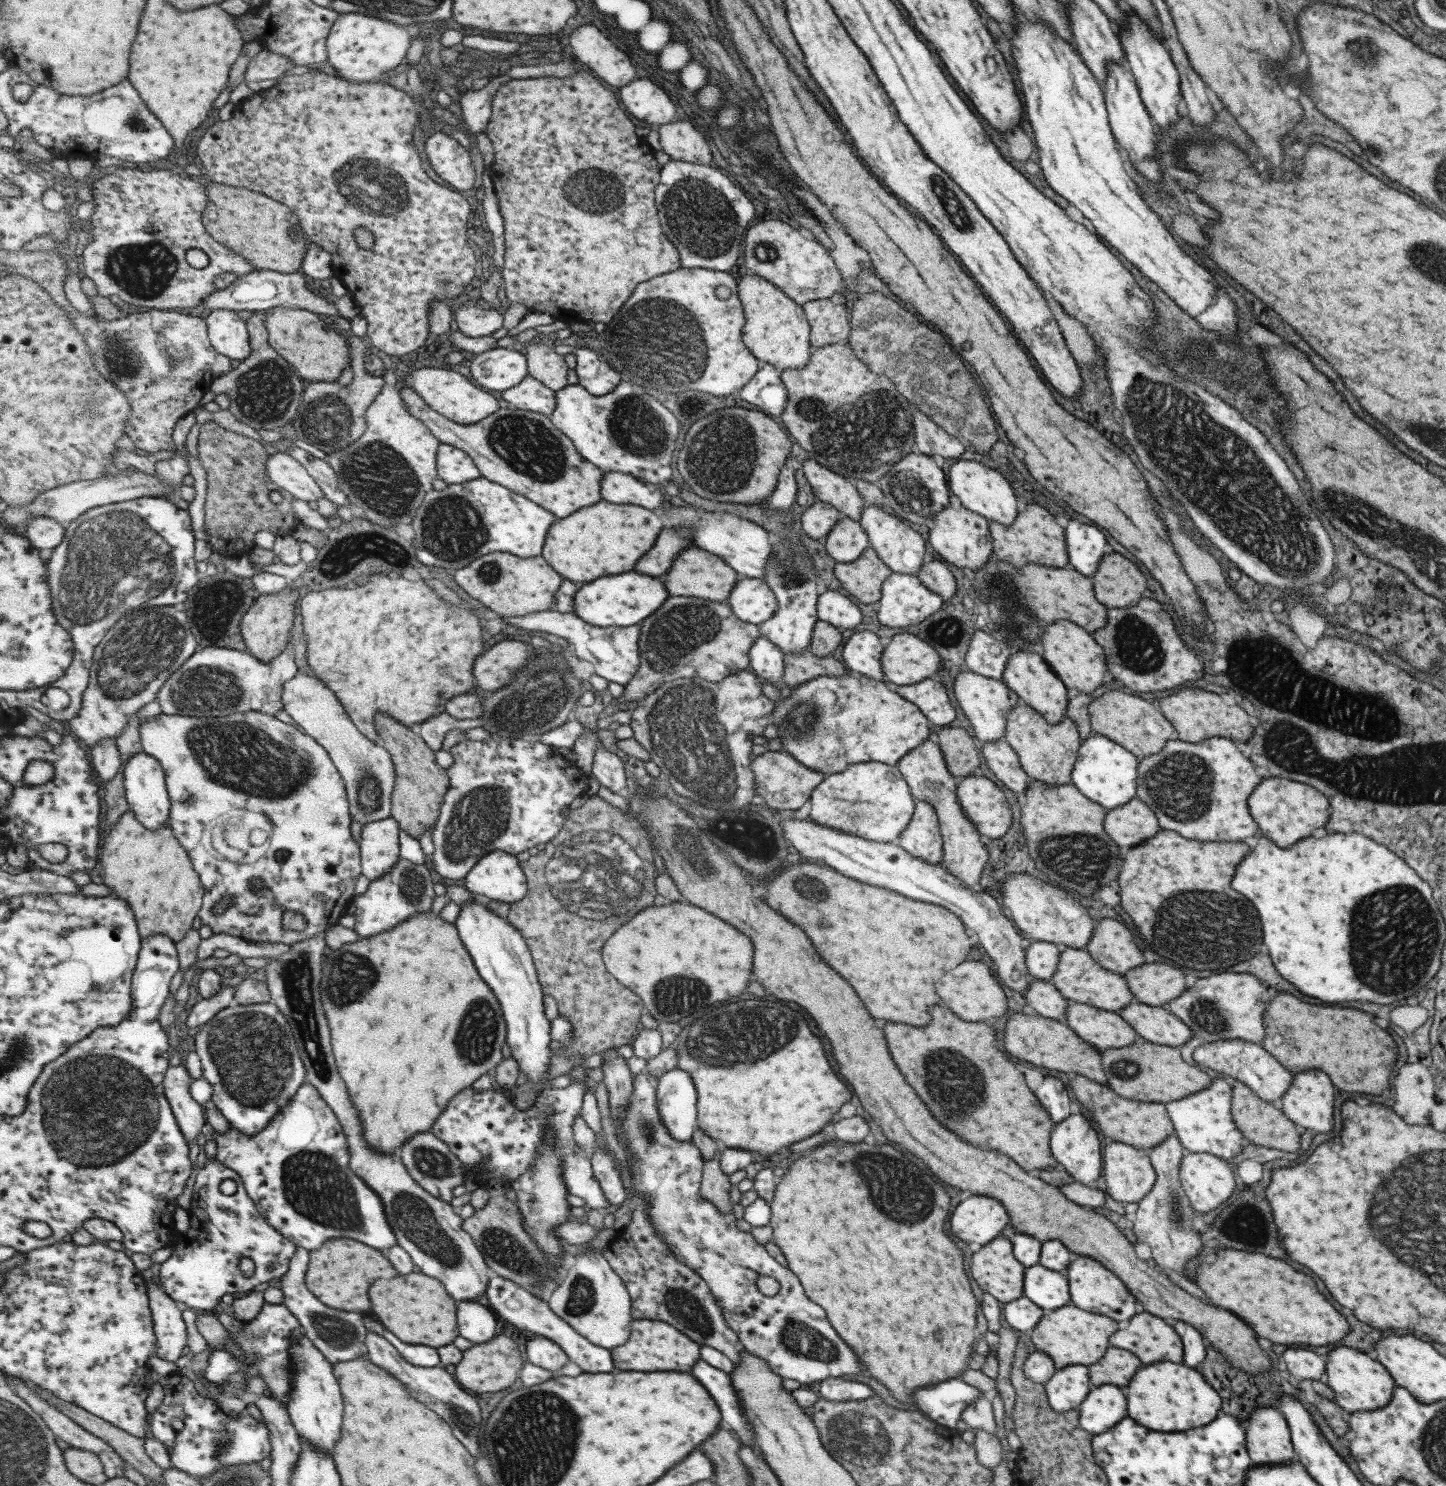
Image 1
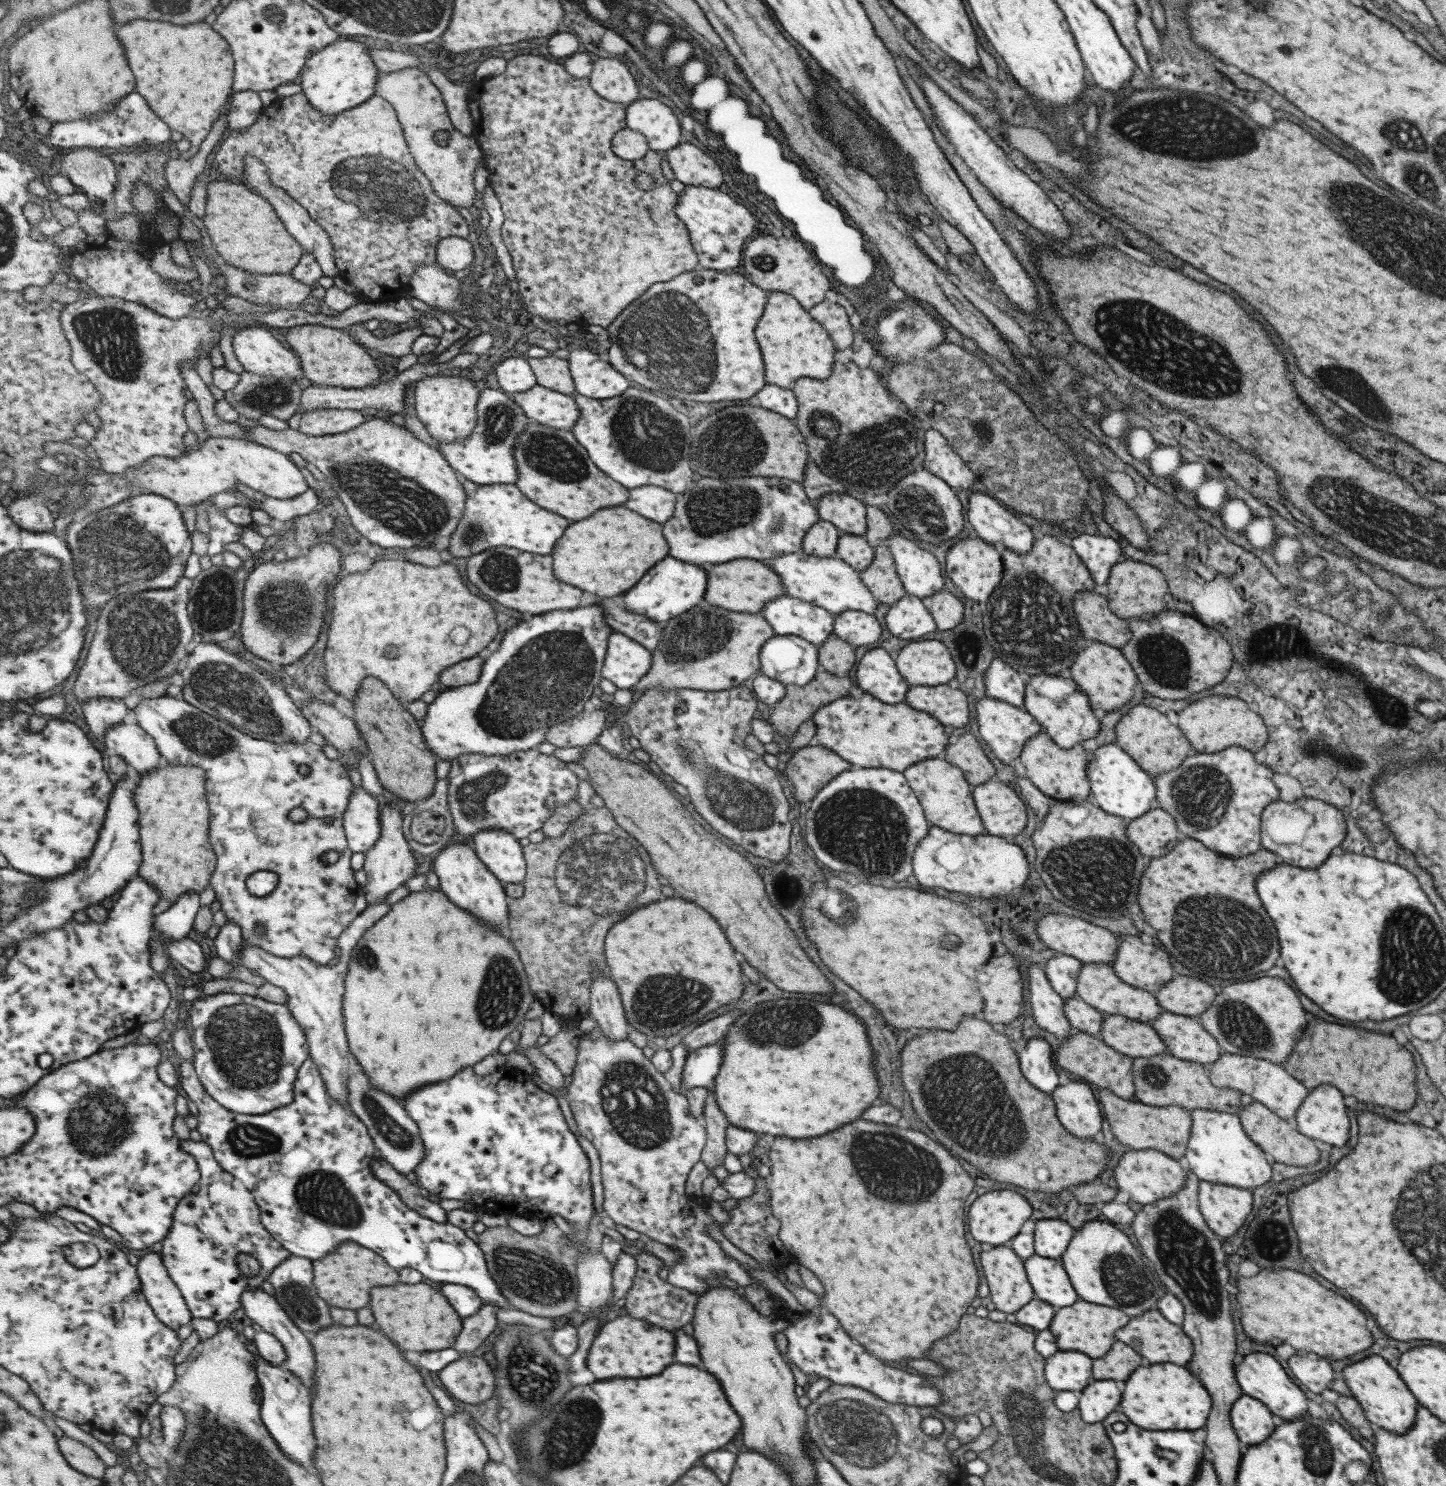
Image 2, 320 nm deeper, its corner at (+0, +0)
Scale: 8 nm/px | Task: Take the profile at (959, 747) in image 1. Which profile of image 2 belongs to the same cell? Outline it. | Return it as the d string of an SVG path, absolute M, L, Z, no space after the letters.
M963 734L945 750L945 760L962 771L962 775L972 787L995 779L995 768L971 734Z

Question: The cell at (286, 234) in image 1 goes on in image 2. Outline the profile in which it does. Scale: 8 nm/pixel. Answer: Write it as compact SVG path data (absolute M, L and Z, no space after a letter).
M227 179L210 182L203 221L222 260L255 274L291 273L306 253L303 245L281 222L275 208L247 184L235 184Z

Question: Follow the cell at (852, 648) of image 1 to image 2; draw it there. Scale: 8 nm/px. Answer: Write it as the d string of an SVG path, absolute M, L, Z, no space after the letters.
M882 648L865 652L855 668L857 686L885 704L903 702L908 684L897 674L891 656Z

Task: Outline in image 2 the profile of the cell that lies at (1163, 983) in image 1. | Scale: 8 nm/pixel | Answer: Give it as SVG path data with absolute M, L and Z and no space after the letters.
M1175 976L1152 994L1163 1011L1181 1016L1199 1016L1215 999L1215 990L1189 976Z

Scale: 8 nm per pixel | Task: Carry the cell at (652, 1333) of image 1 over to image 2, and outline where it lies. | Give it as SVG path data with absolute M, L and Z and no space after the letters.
M628 1314L603 1323L595 1337L593 1350L589 1350L589 1368L597 1376L597 1380L609 1378L645 1378L661 1374L667 1366L675 1362L675 1336L670 1330L657 1328L645 1319L636 1319Z

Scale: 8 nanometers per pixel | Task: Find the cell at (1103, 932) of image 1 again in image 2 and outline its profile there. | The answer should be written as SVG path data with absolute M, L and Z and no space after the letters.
M1135 935L1118 941L1110 966L1119 980L1151 994L1173 977L1167 954L1153 944L1139 942Z

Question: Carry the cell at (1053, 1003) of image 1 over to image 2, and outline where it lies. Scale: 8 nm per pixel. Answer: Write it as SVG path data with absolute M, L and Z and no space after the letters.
M1076 997L1064 1000L1063 1016L1072 1030L1093 1036L1098 1036L1105 1018L1104 1014L1085 1005Z

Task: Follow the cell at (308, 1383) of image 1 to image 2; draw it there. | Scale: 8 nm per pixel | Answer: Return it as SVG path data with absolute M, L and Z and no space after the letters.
M261 1288L251 1289L242 1296L242 1308L246 1316L252 1321L260 1325L263 1330L274 1334L284 1345L288 1354L287 1360L281 1365L287 1370L294 1372L299 1378L303 1378L303 1382L313 1388L313 1376L317 1370L317 1358L314 1346L311 1344L310 1336L305 1336L305 1331L298 1327L298 1323L287 1314L282 1303L278 1301L276 1295L267 1294Z

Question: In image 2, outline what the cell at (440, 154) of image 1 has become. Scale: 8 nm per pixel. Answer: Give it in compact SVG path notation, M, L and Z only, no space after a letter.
M405 68L401 72L383 73L378 78L376 94L391 102L398 112L407 142L411 142L411 152L419 163L419 168L431 180L435 194L453 206L469 208L476 204L475 172L479 168L479 162L484 159L484 152L477 137L465 136L453 126L441 90L431 82L425 70Z

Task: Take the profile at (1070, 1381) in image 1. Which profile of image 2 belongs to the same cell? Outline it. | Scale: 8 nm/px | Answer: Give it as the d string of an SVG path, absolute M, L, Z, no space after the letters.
M1058 1350L1044 1359L1044 1381L1053 1392L1069 1390L1078 1395L1091 1380L1092 1358L1077 1351Z

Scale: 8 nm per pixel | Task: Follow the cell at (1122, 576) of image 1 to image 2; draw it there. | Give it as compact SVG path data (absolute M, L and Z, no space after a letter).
M1128 558L1125 561L1115 563L1110 568L1106 585L1107 597L1105 598L1110 611L1117 618L1155 617L1166 609L1163 596L1167 593L1167 584L1165 584L1163 573L1147 563Z

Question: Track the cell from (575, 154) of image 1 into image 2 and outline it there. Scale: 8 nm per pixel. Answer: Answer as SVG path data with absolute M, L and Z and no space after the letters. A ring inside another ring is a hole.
M523 56L511 68L507 66L507 71L503 74L509 72L507 76L511 78L511 84L523 84L523 82L531 82L531 84L525 84L519 88L495 88L493 80L497 76L475 79L467 98L472 117L472 135L478 138L478 143L484 152L486 168L490 173L488 183L499 198L504 214L504 222L501 227L502 240L512 257L513 268L519 284L518 293L522 296L527 312L548 321L576 323L584 327L599 326L608 329L613 320L616 320L617 316L631 302L635 302L639 296L643 296L647 292L647 288L651 288L657 282L673 281L679 274L693 270L697 264L698 255L695 254L693 243L690 241L689 231L675 210L679 202L679 194L671 188L671 180L667 179L662 167L665 155L649 152L639 160L628 161L615 154L612 147L613 139L620 130L628 127L627 118L625 118L627 112L623 105L611 103L595 89L591 90L589 80L577 80L577 78L569 76L569 71L565 70L565 66L559 60L557 60L557 88L535 88L533 84L541 84L541 80L539 80L541 72L537 70L537 80L533 82L533 68L541 68L541 66L535 64L535 58ZM639 175L651 175L655 179L655 186L651 190L640 189L635 183L635 179Z

